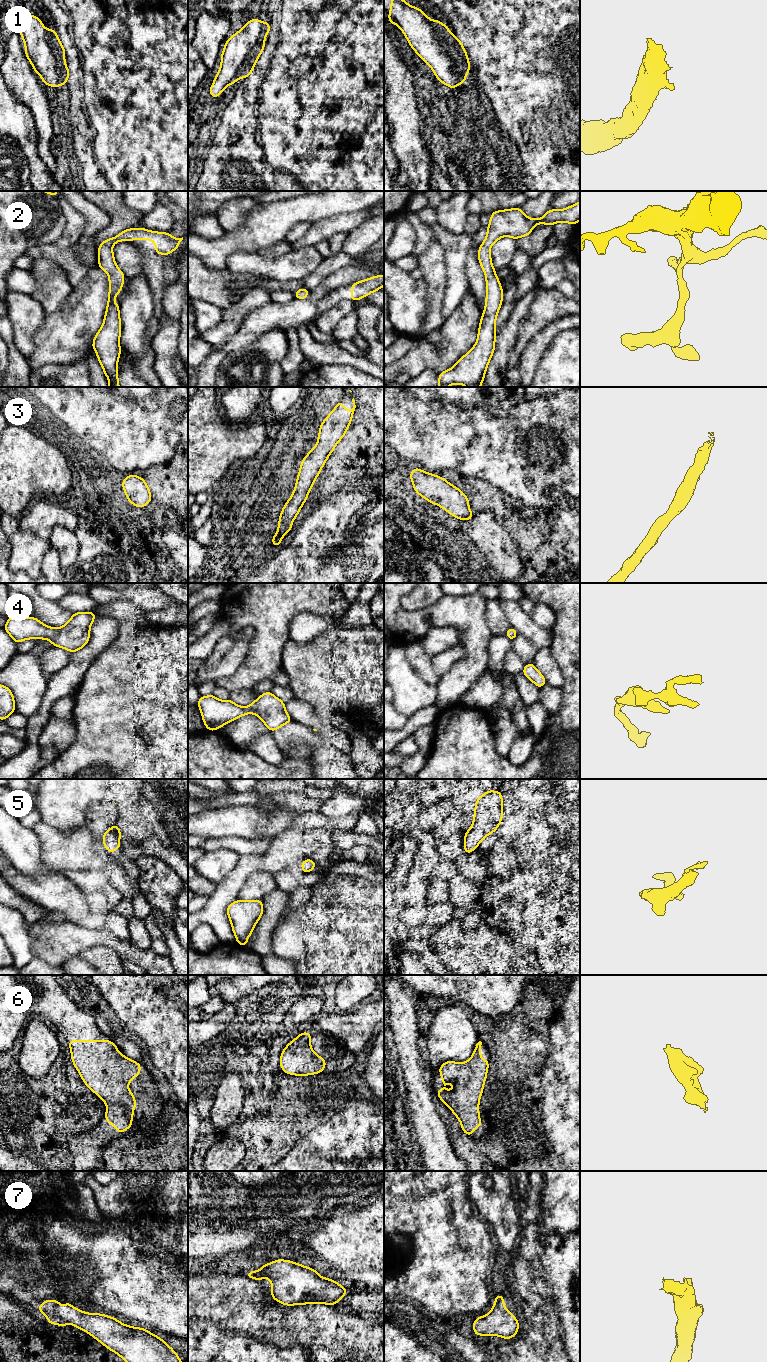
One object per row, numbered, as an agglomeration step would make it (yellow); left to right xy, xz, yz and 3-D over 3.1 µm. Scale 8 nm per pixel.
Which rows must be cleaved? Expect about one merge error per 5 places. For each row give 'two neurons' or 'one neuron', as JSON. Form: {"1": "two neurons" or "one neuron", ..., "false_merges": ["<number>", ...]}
{"1": "one neuron", "2": "one neuron", "3": "one neuron", "4": "one neuron", "5": "one neuron", "6": "one neuron", "7": "one neuron", "false_merges": []}

